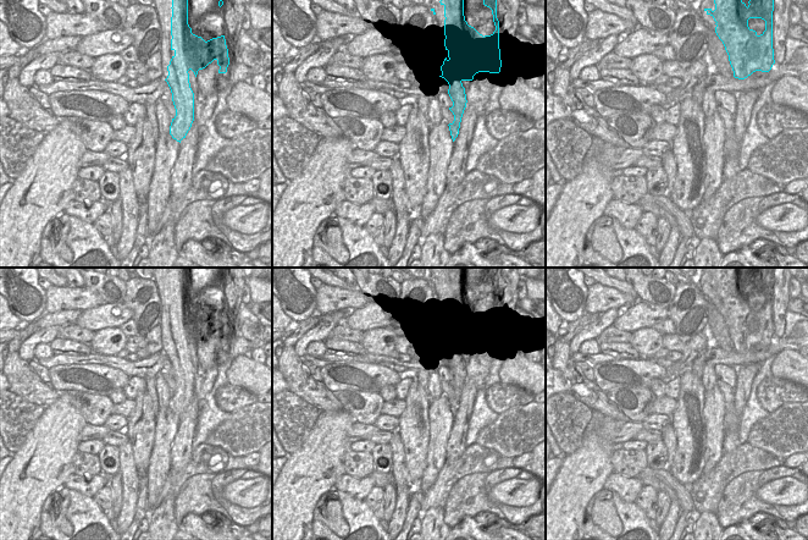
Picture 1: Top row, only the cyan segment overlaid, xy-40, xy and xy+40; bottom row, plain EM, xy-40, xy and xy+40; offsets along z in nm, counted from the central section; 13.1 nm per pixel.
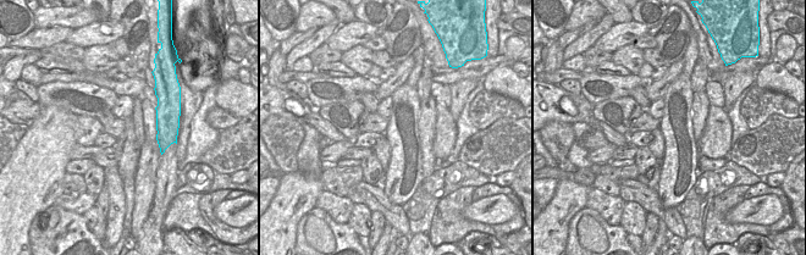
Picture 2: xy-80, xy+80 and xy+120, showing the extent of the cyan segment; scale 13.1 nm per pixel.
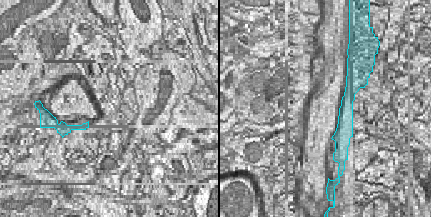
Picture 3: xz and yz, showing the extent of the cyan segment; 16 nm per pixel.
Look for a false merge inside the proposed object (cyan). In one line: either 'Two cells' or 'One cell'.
One cell.

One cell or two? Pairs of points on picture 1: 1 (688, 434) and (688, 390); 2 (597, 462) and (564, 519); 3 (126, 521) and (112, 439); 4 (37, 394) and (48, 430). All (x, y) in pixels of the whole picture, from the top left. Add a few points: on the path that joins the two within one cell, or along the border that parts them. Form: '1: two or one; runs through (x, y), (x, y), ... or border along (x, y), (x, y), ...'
1: one; runs through (688, 423), (687, 401)
2: one; runs through (581, 473), (569, 494), (566, 503)
3: two; border along (128, 440), (119, 447)
4: two; border along (60, 392), (44, 409)

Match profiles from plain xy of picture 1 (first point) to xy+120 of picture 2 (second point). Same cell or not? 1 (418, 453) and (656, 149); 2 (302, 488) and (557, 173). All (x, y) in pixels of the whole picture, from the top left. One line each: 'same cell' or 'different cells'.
1: different cells
2: different cells

